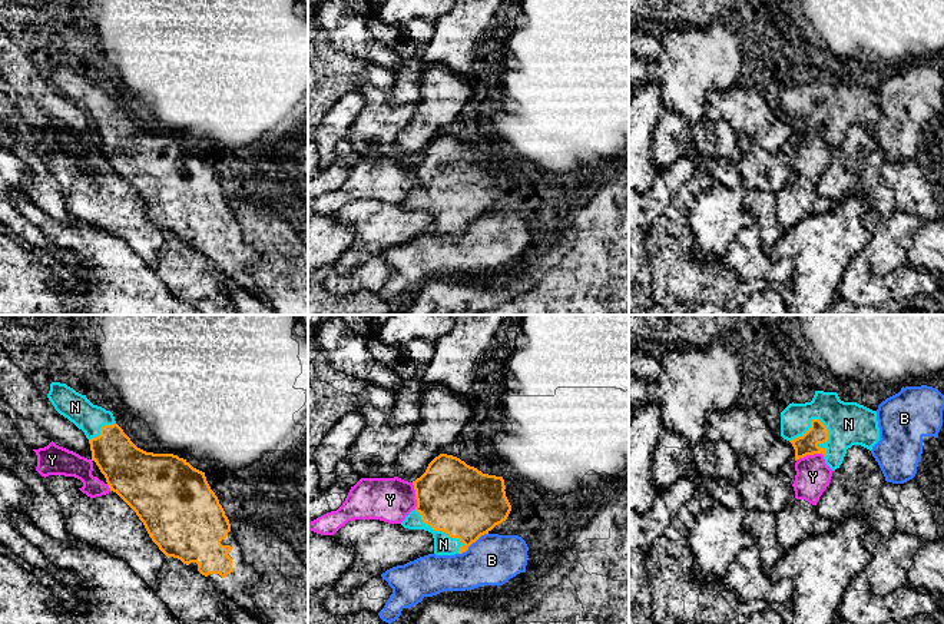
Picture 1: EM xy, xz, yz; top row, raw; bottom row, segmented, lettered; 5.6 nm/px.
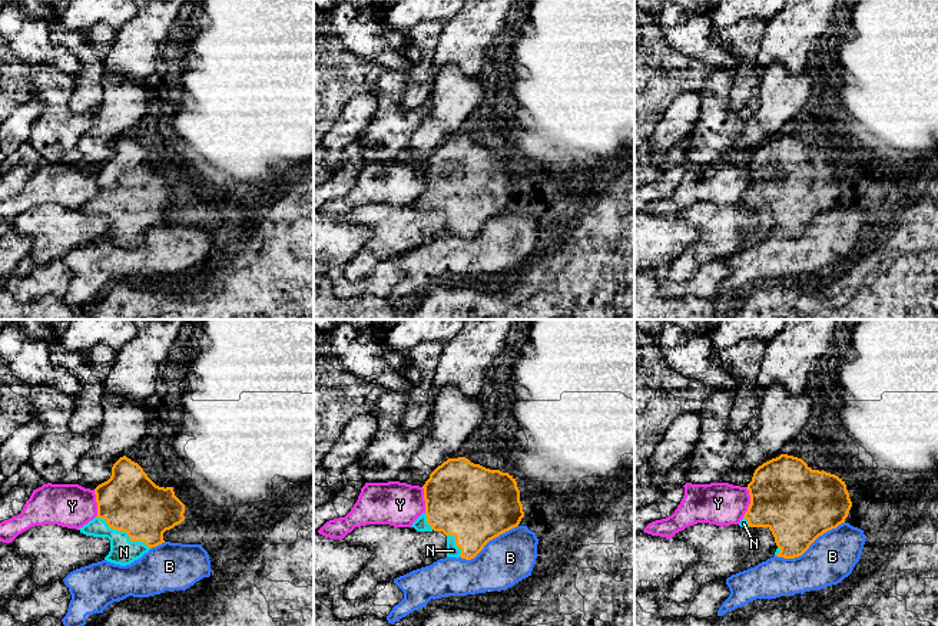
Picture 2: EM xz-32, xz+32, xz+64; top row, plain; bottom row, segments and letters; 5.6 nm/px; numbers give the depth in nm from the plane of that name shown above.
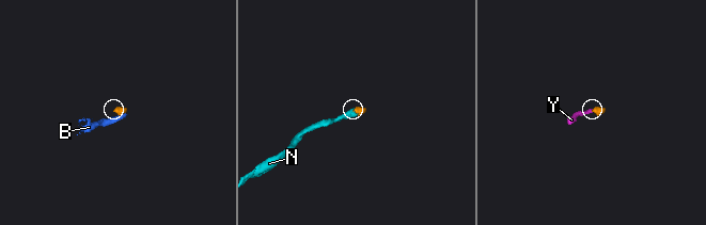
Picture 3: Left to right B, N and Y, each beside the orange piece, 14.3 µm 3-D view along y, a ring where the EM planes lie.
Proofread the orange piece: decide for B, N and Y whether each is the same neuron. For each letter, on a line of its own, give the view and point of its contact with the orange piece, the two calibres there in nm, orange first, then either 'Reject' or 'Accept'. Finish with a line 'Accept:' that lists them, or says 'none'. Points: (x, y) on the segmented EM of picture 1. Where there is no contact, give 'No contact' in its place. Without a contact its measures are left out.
B: Touches orange at xz (473, 541). Thickness 400 nm (orange) against 280 nm. Reject
N: Touches orange at yz (811, 425). Thickness 120 nm (orange) against 240 nm. Accept
Y: Touches orange at yz (810, 454). Thickness 120 nm (orange) against 190 nm. Reject
Accept: N

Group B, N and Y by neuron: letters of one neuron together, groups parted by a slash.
B / N / Y

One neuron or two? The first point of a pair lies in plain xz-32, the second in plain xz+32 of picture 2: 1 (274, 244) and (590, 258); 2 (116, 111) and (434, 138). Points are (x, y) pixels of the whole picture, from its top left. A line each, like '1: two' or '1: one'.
1: two
2: one

